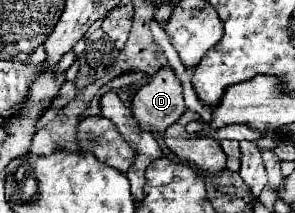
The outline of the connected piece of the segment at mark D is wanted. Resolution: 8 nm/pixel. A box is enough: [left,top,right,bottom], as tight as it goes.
[132,65,186,133]

